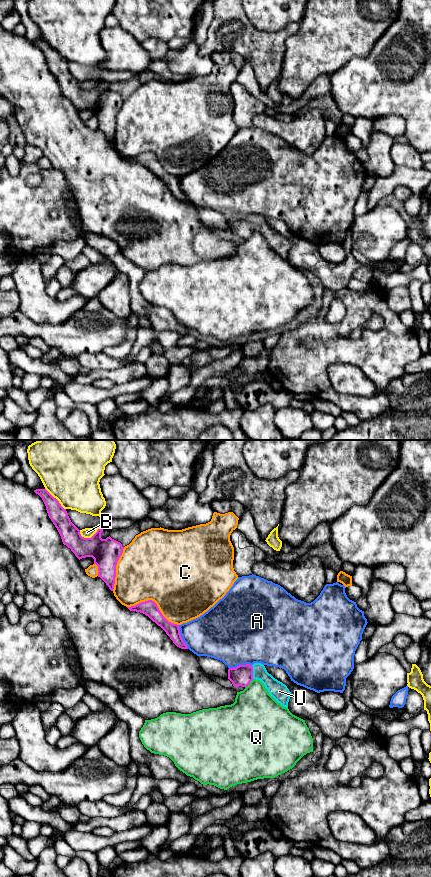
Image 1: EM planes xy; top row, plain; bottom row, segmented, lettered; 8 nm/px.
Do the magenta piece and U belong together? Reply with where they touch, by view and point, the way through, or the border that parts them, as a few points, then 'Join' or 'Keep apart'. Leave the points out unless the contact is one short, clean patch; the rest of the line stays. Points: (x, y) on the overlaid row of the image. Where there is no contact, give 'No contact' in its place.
Touches magenta at xy (252, 672). Path across: xy (242, 675), (252, 672), (259, 672), (276, 689). Join

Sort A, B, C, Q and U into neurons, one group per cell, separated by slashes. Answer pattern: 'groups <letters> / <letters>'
groups A / B / C / Q / U

